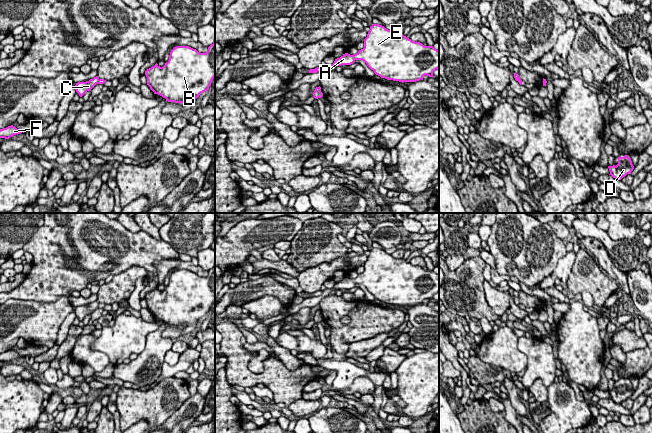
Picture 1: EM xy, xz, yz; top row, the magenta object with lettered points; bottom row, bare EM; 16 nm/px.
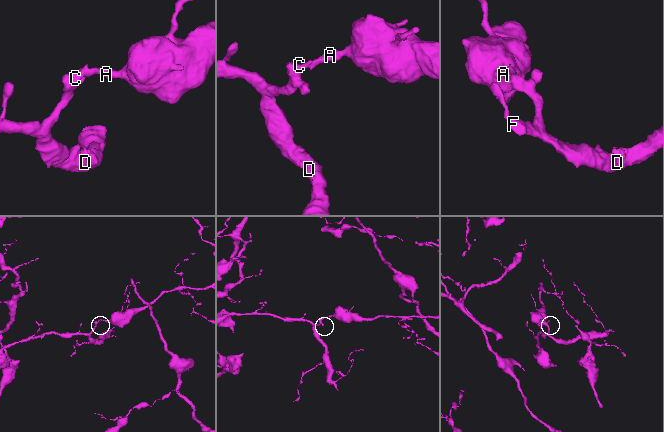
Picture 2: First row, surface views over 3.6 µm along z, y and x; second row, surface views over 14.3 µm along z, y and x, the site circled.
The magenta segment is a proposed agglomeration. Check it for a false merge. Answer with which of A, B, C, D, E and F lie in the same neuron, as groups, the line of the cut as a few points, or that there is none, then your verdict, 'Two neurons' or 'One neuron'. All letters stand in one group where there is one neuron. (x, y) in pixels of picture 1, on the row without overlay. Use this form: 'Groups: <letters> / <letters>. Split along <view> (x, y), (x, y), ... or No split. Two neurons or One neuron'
Groups: A B E / C D F. Split along xy (99, 303), (97, 307). Two neurons

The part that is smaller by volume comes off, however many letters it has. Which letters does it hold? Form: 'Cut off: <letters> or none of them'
Cut off: A, B, E

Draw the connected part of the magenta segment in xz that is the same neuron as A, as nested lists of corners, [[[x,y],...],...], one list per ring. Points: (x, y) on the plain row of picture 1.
[[[372,248],[363,273],[354,279],[343,278],[333,288],[324,290],[321,296],[324,298],[335,289],[351,289],[356,284],[364,285],[381,302],[416,306],[423,304],[425,299],[434,301],[433,296],[439,292],[439,274]]]

